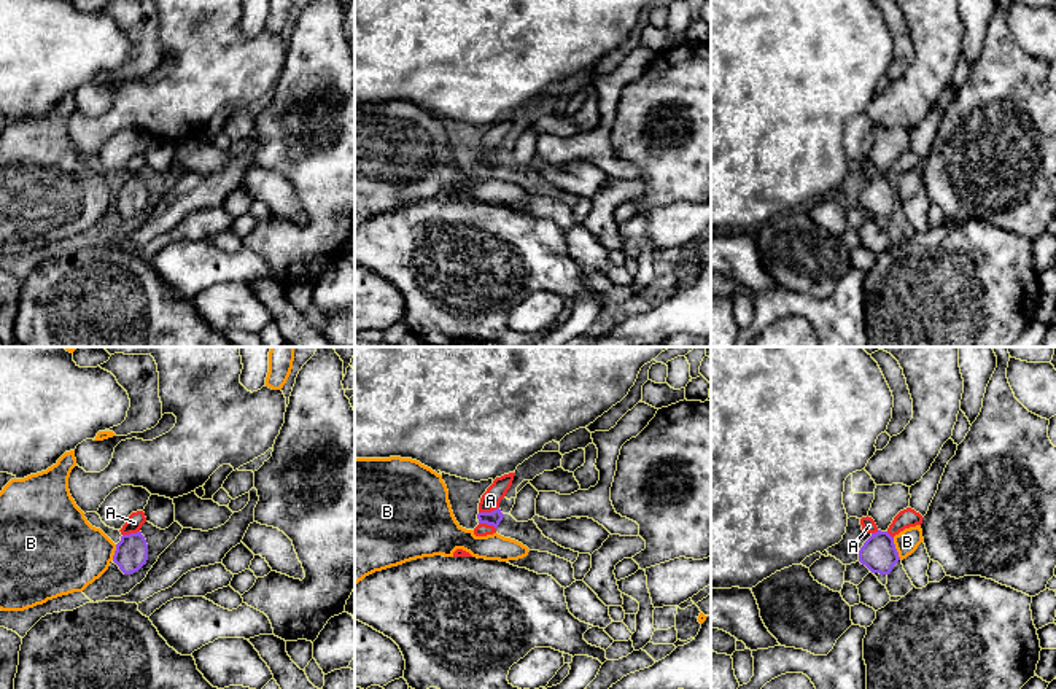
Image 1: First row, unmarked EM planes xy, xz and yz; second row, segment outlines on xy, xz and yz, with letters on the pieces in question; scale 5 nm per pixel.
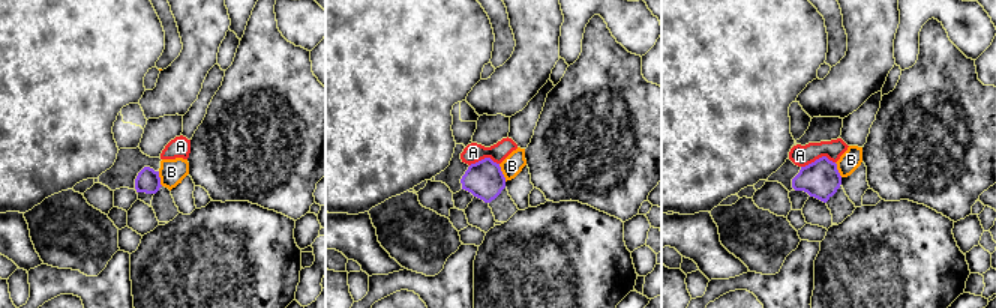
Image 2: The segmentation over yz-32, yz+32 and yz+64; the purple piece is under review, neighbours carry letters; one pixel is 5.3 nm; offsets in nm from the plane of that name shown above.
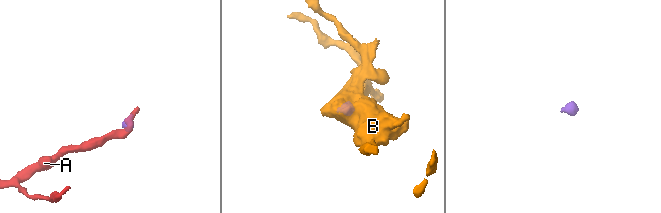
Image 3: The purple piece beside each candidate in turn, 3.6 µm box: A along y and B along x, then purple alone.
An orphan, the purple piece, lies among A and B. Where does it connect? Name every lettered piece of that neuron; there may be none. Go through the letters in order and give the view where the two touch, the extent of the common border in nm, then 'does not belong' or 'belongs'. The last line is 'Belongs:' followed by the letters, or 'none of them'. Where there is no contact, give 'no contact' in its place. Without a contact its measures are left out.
A: contact in xz; length 110 nm; belongs
B: contact in yz; length 120 nm; does not belong
Belongs: A

